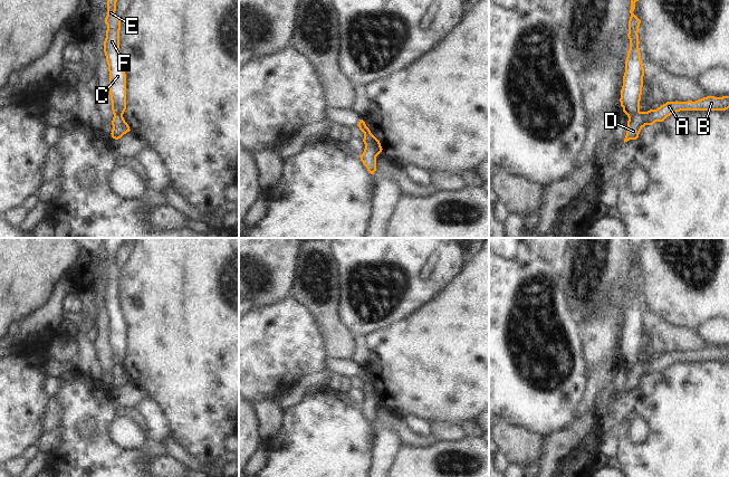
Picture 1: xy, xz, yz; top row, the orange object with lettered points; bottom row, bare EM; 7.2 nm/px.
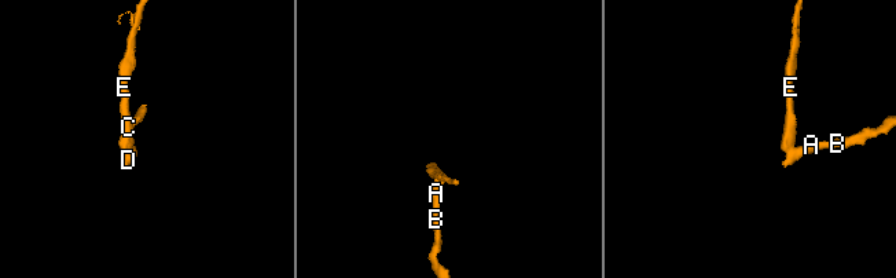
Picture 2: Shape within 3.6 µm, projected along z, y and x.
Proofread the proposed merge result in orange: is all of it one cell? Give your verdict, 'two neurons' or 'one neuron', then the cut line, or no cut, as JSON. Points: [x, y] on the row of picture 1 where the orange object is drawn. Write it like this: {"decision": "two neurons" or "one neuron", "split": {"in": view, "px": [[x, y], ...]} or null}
{"decision": "two neurons", "split": {"in": "yz", "px": [[639, 111], [629, 120]]}}

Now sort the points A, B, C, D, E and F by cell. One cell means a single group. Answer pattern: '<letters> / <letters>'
A B D / C E F

